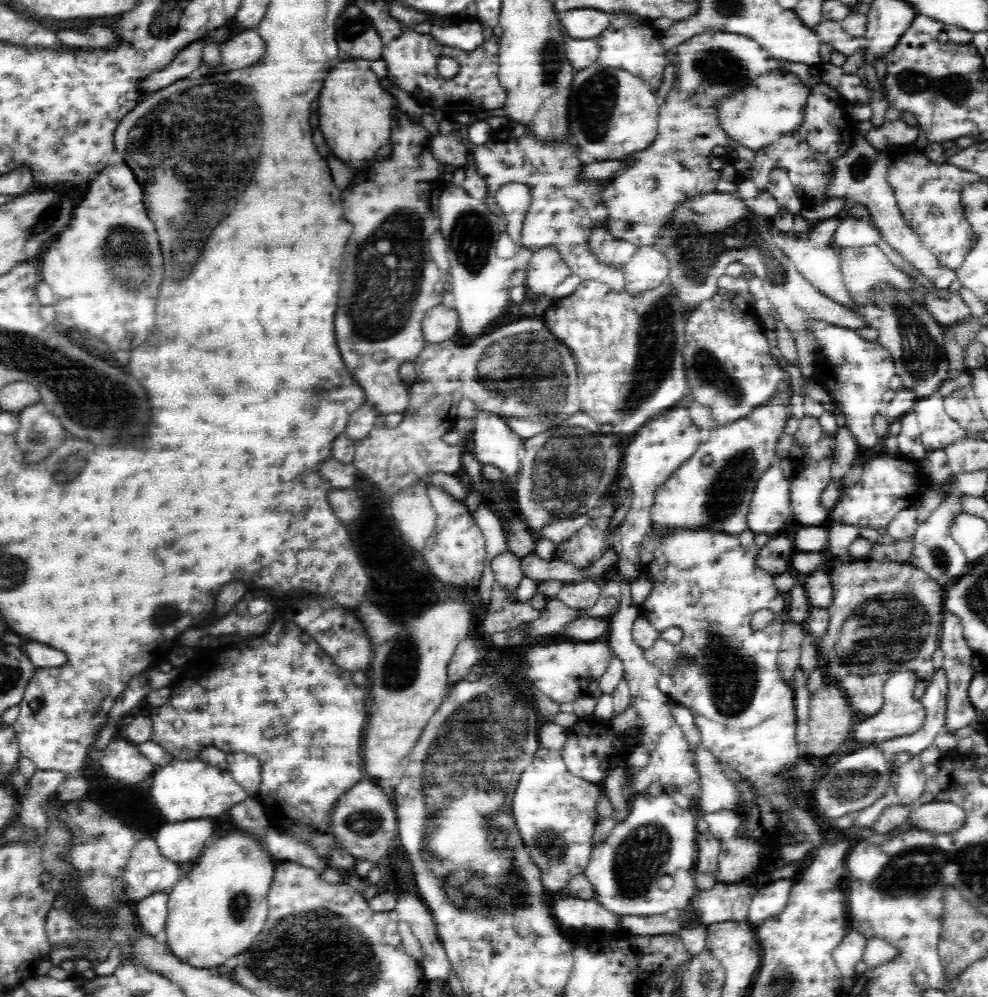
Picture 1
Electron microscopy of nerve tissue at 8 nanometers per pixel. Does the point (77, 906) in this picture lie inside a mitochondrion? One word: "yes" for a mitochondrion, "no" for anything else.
yes

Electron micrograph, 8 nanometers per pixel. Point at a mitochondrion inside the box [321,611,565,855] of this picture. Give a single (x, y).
(480, 747)

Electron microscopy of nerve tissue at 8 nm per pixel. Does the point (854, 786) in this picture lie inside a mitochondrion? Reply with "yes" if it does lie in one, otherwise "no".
yes

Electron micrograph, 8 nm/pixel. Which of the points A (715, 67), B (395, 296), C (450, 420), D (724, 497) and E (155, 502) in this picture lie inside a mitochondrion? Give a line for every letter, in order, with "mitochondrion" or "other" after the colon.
A: mitochondrion
B: mitochondrion
C: other
D: mitochondrion
E: other

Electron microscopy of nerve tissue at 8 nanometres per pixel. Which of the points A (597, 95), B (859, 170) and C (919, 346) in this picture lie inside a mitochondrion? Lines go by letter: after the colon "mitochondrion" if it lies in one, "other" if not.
A: mitochondrion
B: mitochondrion
C: mitochondrion

